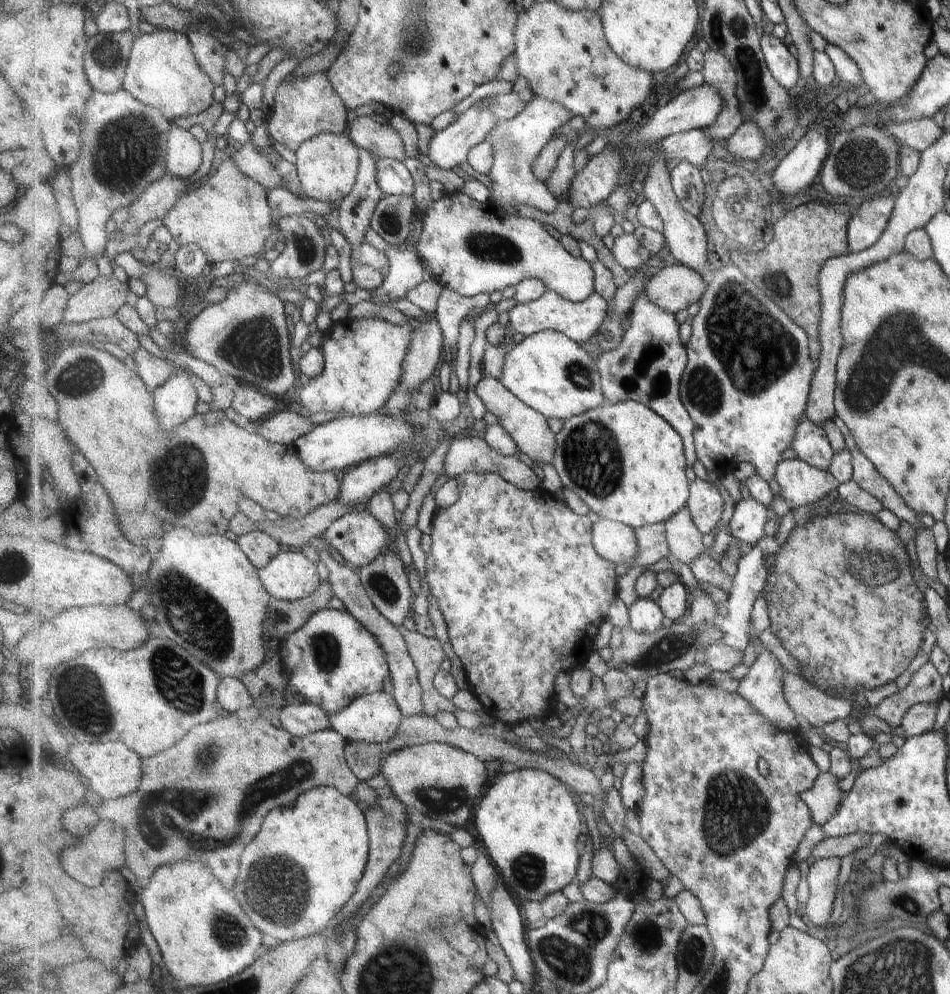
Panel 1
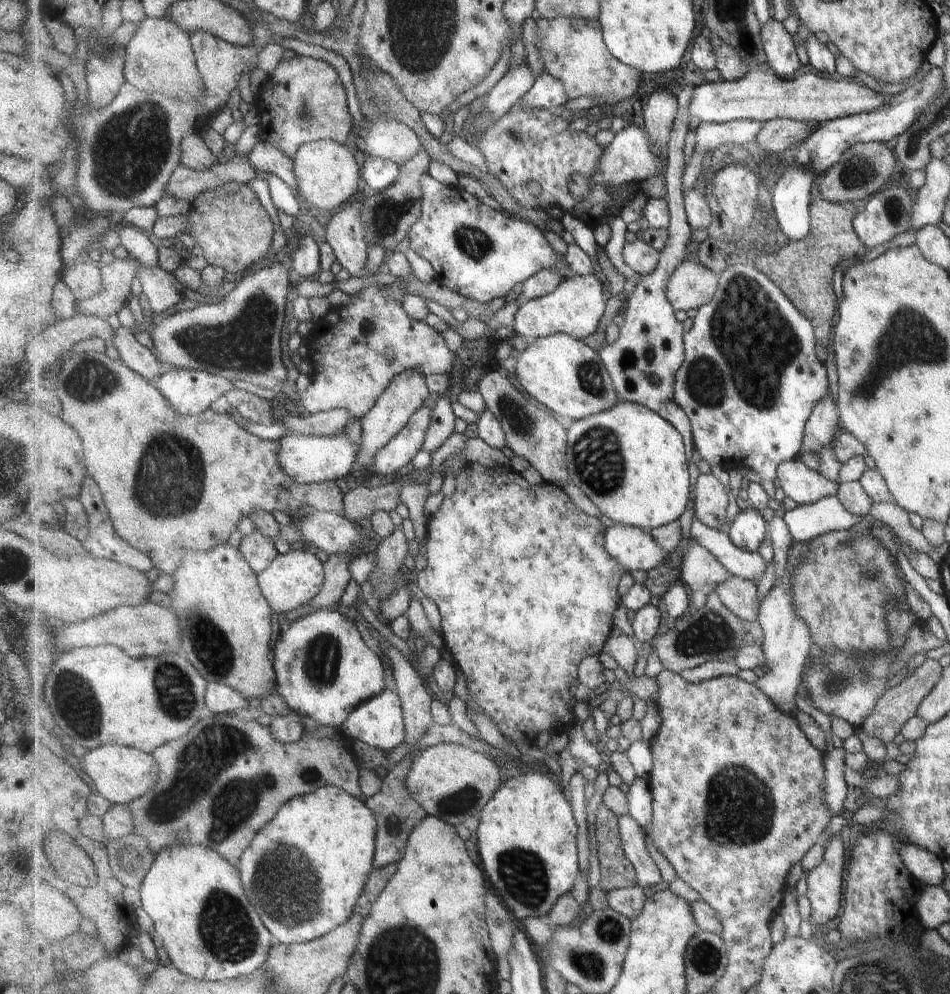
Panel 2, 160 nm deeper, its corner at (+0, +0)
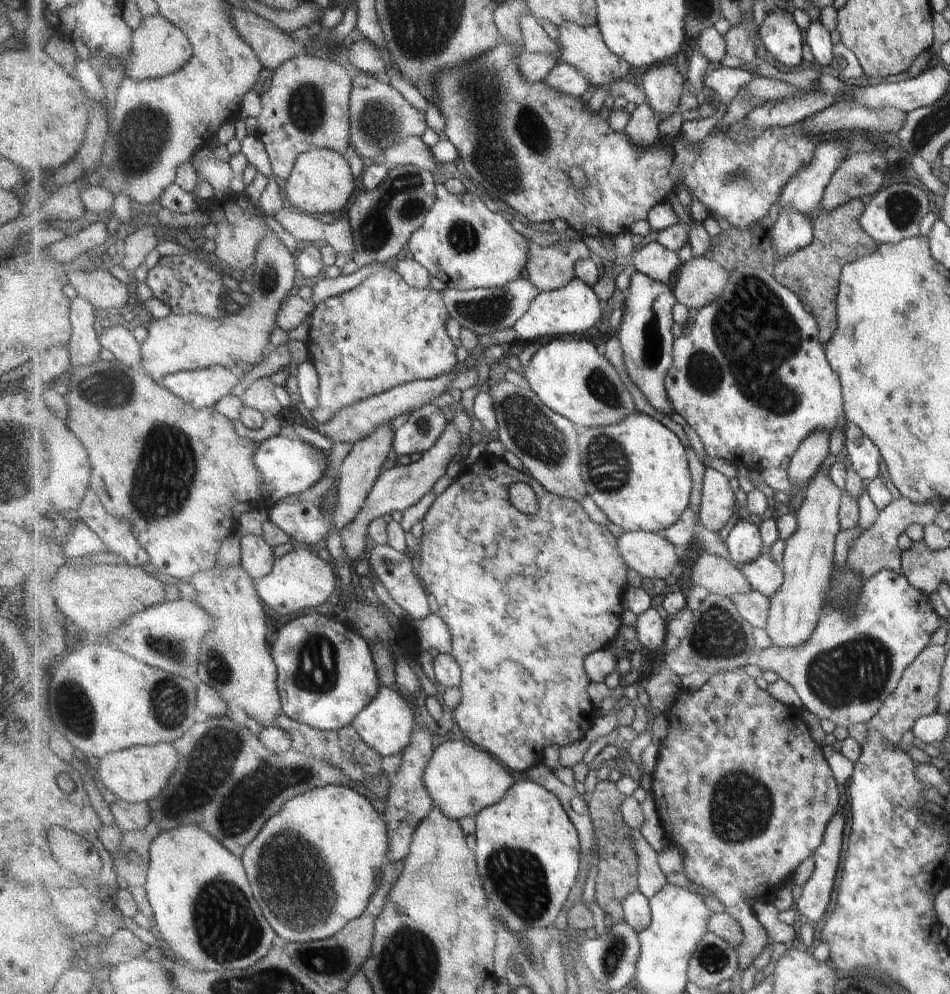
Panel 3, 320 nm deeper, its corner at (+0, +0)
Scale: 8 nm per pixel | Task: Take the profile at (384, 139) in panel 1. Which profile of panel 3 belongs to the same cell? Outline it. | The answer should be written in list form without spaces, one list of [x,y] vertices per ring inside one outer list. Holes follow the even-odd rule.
[[[409,137],[402,143],[387,148],[383,159],[390,167],[415,165],[433,174],[442,172],[441,164],[436,161],[432,147],[419,137]]]

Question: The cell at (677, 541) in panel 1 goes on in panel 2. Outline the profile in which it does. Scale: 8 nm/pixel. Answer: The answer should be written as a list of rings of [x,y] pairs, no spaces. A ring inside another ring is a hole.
[[[685,535],[680,550],[682,563],[679,566],[681,580],[690,590],[701,590],[710,594],[718,585],[728,581],[733,575],[711,554],[707,548],[692,542],[692,536]]]

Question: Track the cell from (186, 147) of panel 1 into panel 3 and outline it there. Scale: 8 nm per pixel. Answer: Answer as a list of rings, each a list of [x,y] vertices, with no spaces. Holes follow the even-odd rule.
[[[206,147],[197,150],[197,156],[193,158],[193,166],[198,170],[201,178],[212,185],[215,196],[223,198],[231,192],[231,182],[235,178],[235,172],[229,161],[218,161],[212,157],[212,153],[206,152]]]

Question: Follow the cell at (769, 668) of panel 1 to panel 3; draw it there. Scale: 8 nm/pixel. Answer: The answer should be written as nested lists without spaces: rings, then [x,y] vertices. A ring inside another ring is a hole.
[[[817,473],[804,493],[803,502],[795,514],[796,530],[785,541],[781,563],[784,566],[784,583],[772,600],[770,610],[767,632],[777,647],[799,646],[806,643],[816,631],[829,590],[833,538],[840,531],[839,506],[842,492],[833,484],[830,476]]]

